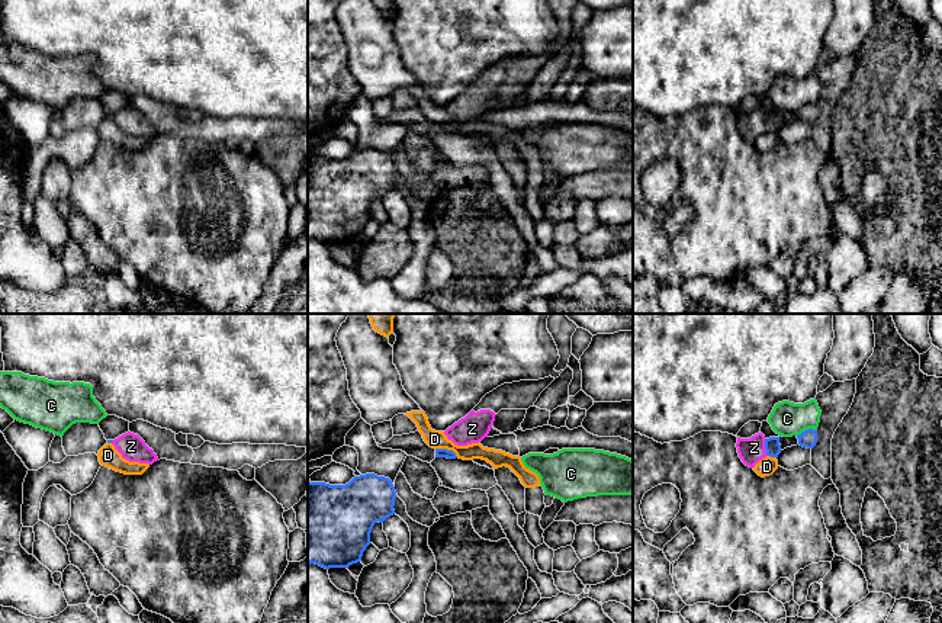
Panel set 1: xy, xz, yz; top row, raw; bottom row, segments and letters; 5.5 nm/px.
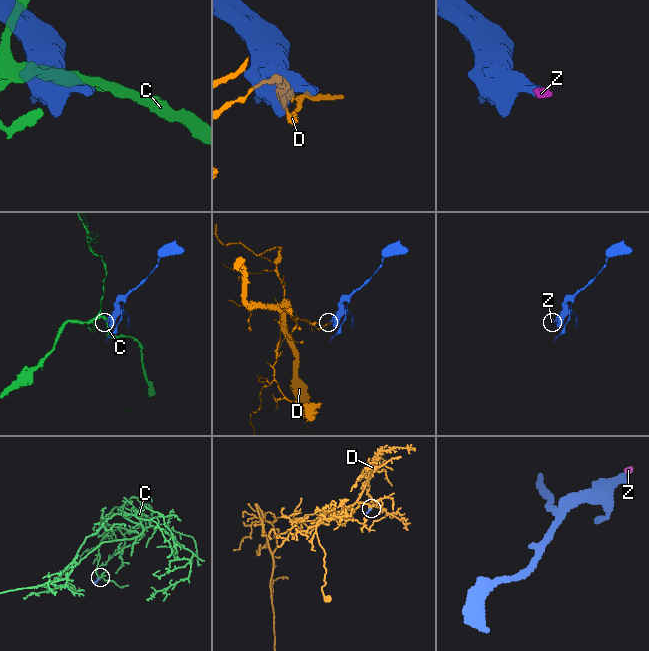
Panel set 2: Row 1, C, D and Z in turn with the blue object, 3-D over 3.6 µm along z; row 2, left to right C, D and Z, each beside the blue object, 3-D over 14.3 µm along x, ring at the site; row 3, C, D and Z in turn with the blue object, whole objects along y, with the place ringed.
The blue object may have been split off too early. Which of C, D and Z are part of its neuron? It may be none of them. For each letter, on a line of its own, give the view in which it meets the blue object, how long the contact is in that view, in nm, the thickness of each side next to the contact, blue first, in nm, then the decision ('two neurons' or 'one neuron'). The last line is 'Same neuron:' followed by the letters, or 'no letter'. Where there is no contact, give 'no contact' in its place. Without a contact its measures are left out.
C: yz | 120 nm | 100/190 nm | two neurons
D: xz | 140 nm | 50/100 nm | two neurons
Z: yz | 100 nm | 90/140 nm | one neuron
Same neuron: Z

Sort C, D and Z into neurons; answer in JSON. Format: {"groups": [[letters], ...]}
{"groups": [["C"], ["D"], ["Z"]]}

